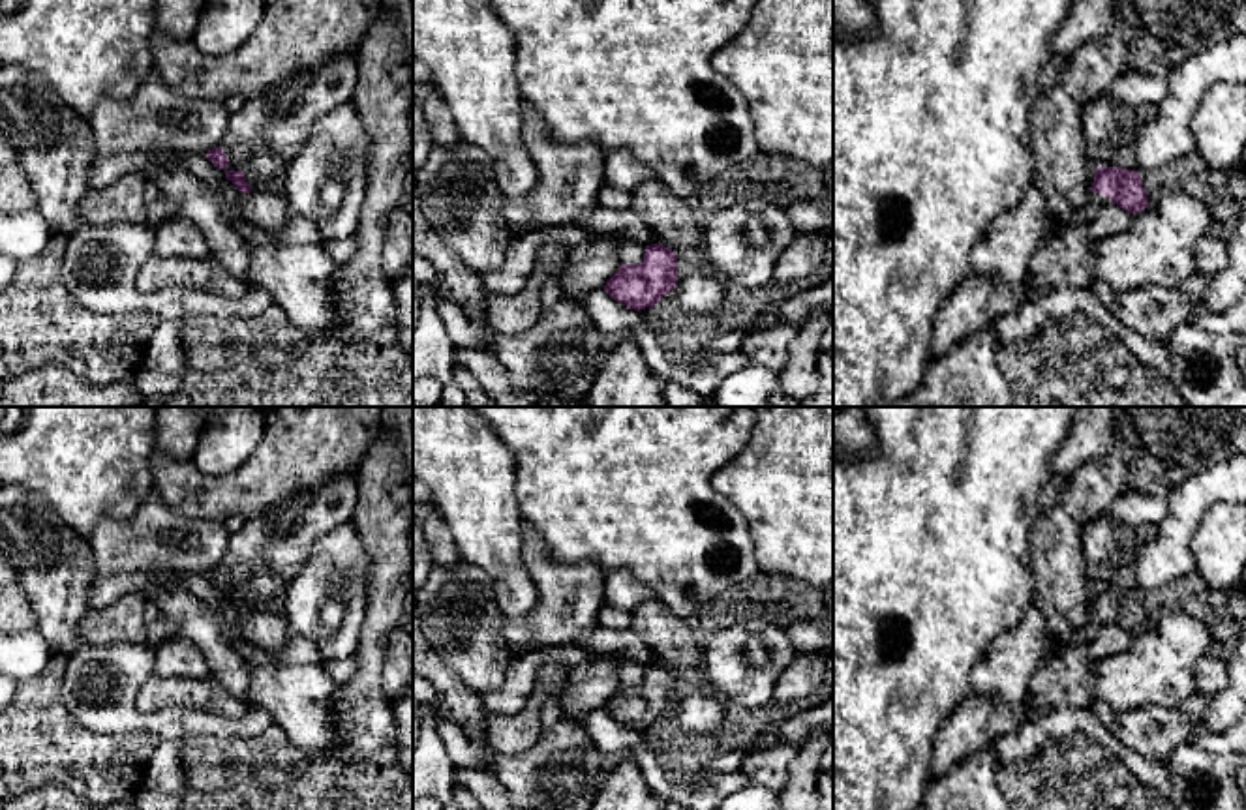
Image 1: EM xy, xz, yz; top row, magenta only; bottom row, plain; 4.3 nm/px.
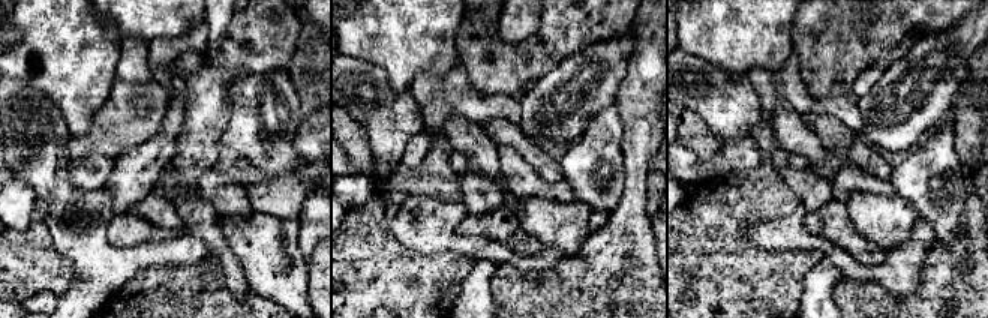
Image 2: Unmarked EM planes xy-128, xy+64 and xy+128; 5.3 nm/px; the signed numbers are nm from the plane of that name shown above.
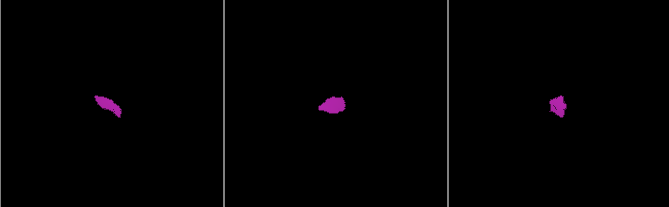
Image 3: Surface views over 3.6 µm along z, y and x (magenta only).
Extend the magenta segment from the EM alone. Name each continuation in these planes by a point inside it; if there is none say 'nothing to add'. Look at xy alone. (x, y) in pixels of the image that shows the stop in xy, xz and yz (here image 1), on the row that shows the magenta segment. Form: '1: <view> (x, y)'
1: xy (269, 210)

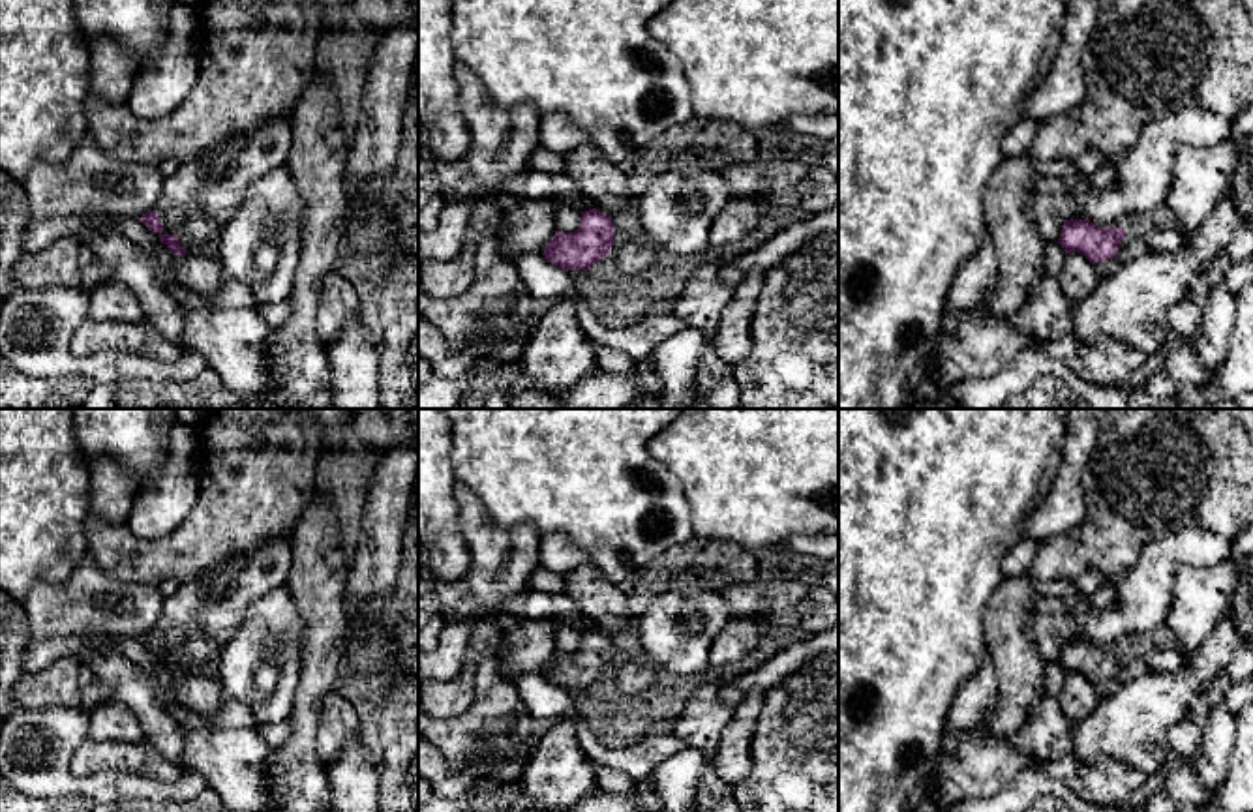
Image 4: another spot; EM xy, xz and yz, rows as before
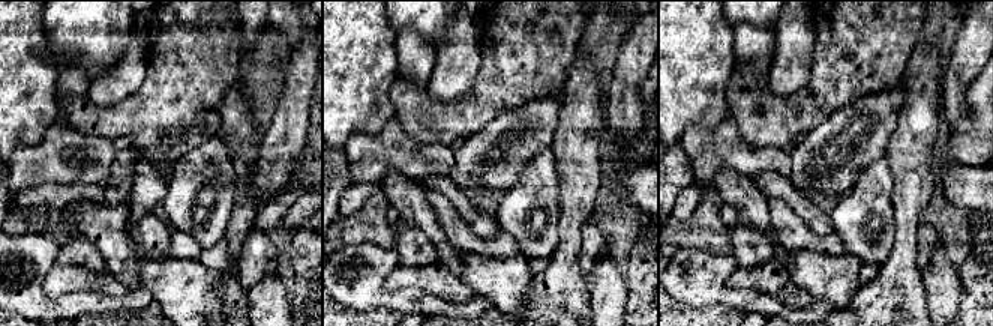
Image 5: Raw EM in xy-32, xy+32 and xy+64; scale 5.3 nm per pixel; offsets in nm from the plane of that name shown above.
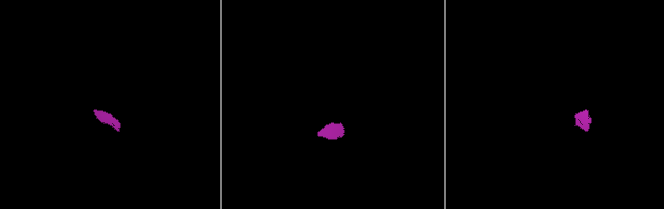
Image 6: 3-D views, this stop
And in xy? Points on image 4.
1: xy (203, 274)

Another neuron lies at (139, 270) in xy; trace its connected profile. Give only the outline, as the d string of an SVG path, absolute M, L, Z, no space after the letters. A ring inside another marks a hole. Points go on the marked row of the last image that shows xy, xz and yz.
M84 216L84 219L94 227L86 240L94 257L107 263L113 278L137 296L144 319L167 339L180 343L186 306L163 283L173 251L165 244L156 251L144 251L122 236L109 218Z

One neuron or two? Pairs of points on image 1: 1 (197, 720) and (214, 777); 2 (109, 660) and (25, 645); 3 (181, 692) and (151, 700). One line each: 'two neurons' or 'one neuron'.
1: two neurons
2: two neurons
3: one neuron

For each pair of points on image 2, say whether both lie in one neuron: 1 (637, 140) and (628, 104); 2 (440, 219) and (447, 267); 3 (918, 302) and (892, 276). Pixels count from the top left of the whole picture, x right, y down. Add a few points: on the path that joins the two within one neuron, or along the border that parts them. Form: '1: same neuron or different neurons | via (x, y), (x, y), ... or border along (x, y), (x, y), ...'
1: same neuron | via (637, 131), (637, 113)
2: different neurons | border along (410, 248), (425, 254), (462, 252), (477, 260)
3: different neurons | border along (925, 261), (918, 290), (903, 300), (879, 284)

